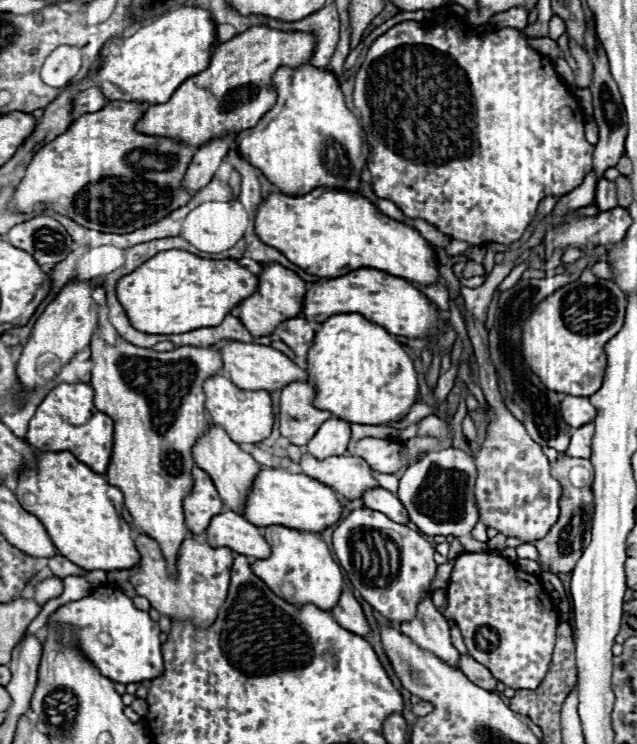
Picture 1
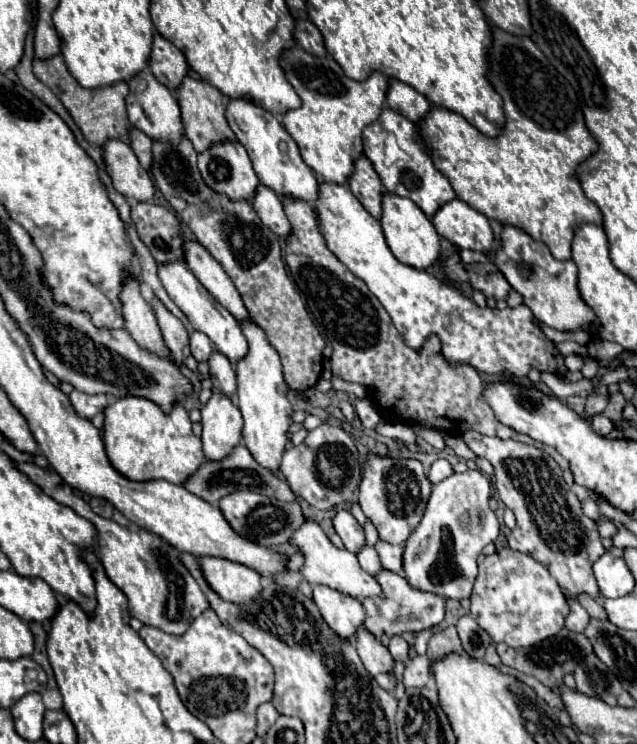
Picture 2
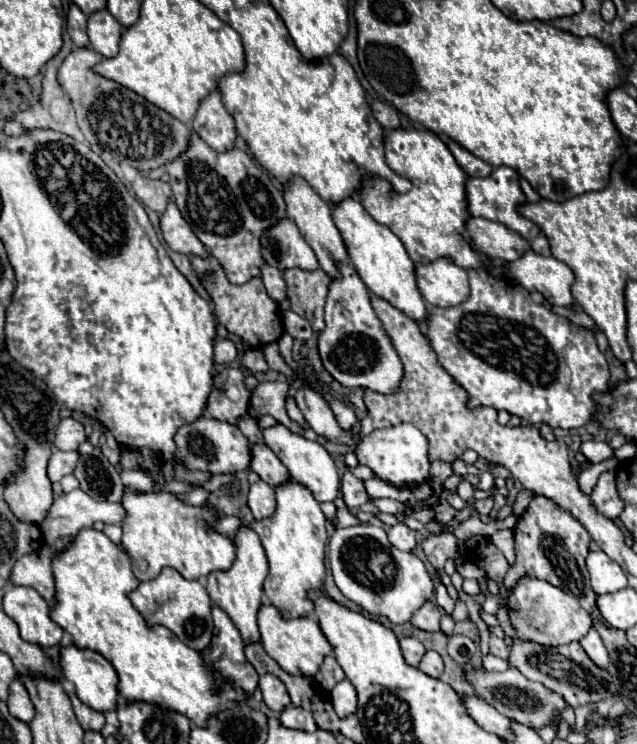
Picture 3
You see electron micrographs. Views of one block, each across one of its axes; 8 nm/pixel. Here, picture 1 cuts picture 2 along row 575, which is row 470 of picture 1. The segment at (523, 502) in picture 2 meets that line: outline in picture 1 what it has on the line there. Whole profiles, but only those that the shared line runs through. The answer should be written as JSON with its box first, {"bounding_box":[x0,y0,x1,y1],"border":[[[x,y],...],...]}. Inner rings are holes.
{"bounding_box":[532,454,594,574],"border":[[[562,454],[552,466],[552,476],[560,482],[562,486],[562,496],[558,500],[560,514],[556,524],[548,530],[548,534],[536,542],[532,542],[538,550],[540,564],[548,566],[552,574],[562,574],[562,572],[572,572],[578,558],[584,552],[584,546],[590,542],[590,528],[592,528],[592,510],[594,510],[594,496],[592,496],[592,478],[594,478],[594,468],[588,458],[572,458]]]}

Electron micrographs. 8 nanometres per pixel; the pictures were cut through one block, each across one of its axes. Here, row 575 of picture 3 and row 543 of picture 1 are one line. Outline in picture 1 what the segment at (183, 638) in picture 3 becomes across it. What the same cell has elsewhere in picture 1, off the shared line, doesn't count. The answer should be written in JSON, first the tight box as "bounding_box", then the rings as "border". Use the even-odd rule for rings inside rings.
{"bounding_box":[90,336,222,574],"border":[[[92,336],[90,358],[94,364],[90,372],[90,386],[94,388],[94,406],[114,420],[114,446],[106,470],[106,480],[124,492],[124,506],[132,514],[134,526],[138,526],[142,534],[148,534],[160,544],[170,574],[176,574],[174,560],[178,548],[184,538],[192,538],[192,532],[184,524],[182,510],[182,498],[192,488],[194,460],[190,450],[194,442],[210,426],[208,416],[204,414],[202,384],[206,378],[222,370],[220,352],[214,346],[208,348],[182,346],[170,352],[154,352],[150,348],[138,348],[120,336],[116,338],[114,346],[106,344],[98,336]]]}

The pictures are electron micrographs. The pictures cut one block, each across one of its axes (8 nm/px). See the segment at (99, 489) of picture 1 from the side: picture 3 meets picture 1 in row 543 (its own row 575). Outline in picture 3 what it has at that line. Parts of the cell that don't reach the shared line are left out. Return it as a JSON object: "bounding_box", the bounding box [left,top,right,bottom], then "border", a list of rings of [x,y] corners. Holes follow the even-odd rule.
{"bounding_box":[50,528,244,726],"border":[[[94,528],[80,530],[72,542],[54,552],[52,574],[56,586],[56,602],[50,610],[52,620],[62,626],[62,630],[72,634],[78,648],[92,648],[100,652],[116,668],[116,674],[120,676],[120,694],[126,698],[126,702],[142,700],[160,704],[168,710],[176,710],[188,716],[196,726],[206,726],[206,718],[210,714],[222,712],[228,704],[238,704],[244,700],[242,692],[234,684],[226,684],[224,692],[216,692],[212,676],[206,672],[200,654],[182,644],[168,628],[150,626],[144,616],[132,606],[128,592],[138,586],[138,578],[132,574],[130,558],[104,532],[98,532]]]}

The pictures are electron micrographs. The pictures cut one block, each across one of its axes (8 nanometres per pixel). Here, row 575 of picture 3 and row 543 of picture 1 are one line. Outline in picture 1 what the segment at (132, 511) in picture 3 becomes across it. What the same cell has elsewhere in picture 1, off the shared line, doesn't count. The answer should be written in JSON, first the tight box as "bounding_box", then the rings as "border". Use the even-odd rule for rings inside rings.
{"bounding_box":[108,534,234,626],"border":[[[146,534],[136,536],[136,550],[140,552],[140,562],[130,570],[112,570],[108,572],[108,580],[116,584],[132,582],[136,592],[150,600],[152,608],[156,608],[160,614],[166,614],[170,618],[178,620],[190,620],[196,626],[210,626],[216,620],[218,608],[224,604],[224,598],[228,594],[228,582],[230,582],[230,566],[234,560],[234,552],[226,546],[212,548],[208,542],[192,536],[186,538],[178,548],[178,560],[176,560],[176,578],[168,574],[166,560],[160,552],[160,546],[154,538]]]}

